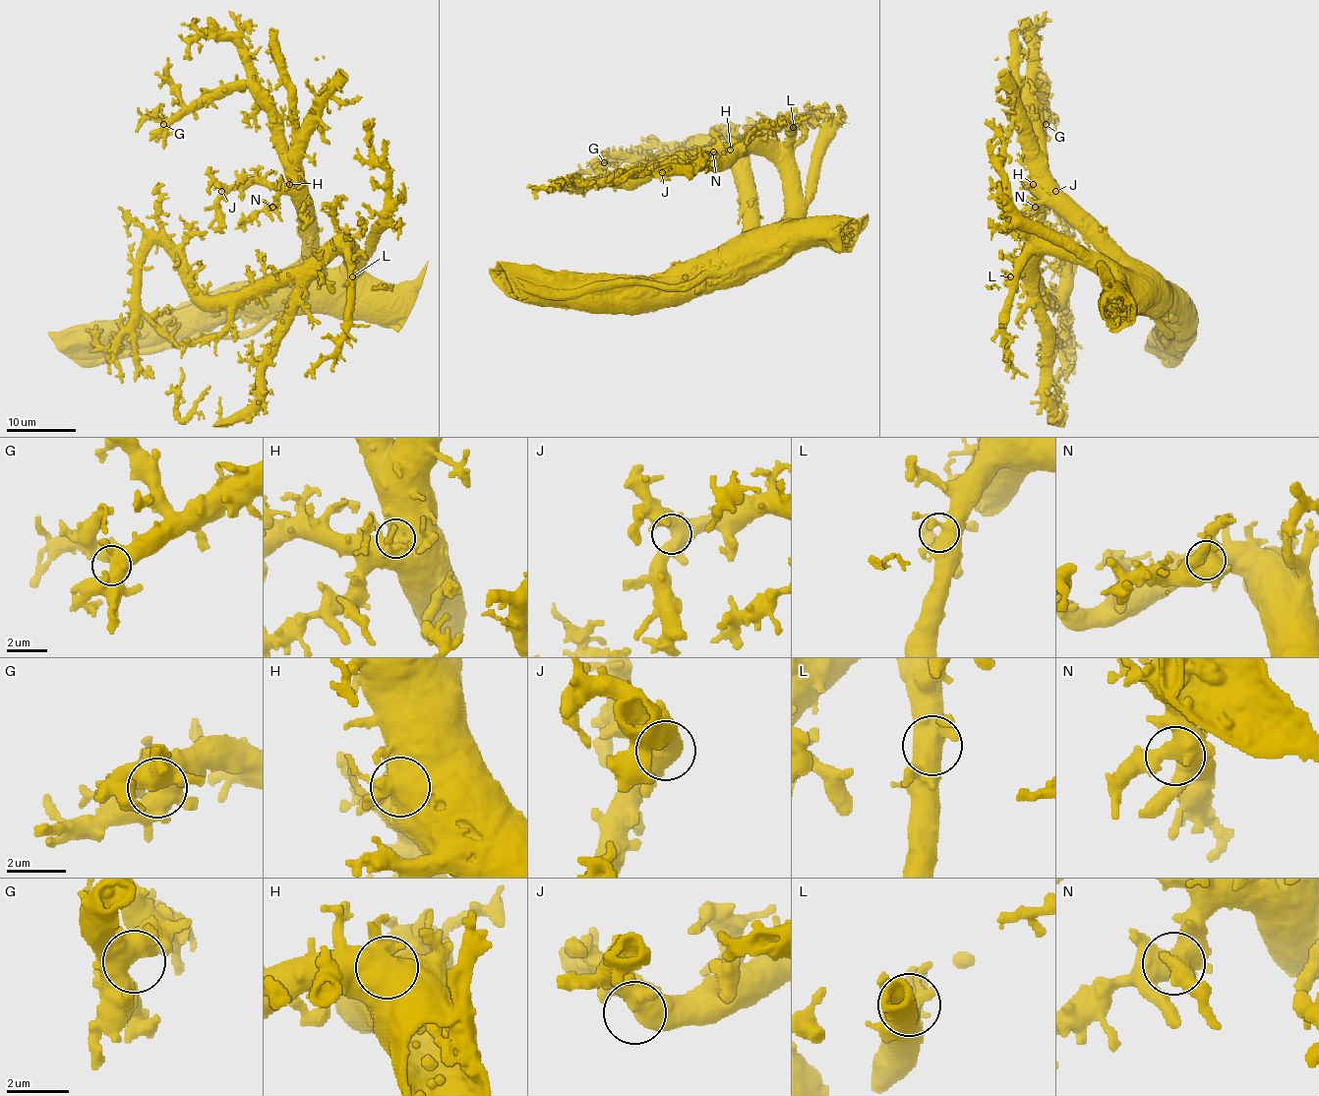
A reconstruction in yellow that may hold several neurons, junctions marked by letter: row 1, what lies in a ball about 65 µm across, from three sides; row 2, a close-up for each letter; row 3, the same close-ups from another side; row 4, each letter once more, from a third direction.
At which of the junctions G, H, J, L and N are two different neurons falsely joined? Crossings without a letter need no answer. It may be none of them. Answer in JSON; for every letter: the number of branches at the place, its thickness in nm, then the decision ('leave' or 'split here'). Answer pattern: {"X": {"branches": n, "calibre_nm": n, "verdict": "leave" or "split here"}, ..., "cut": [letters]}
{"G": {"branches": 4, "calibre_nm": 500, "verdict": "leave"}, "H": {"branches": 2, "calibre_nm": 700, "verdict": "leave"}, "J": {"branches": 2, "calibre_nm": 550, "verdict": "leave"}, "L": {"branches": 3, "calibre_nm": 460, "verdict": "leave"}, "N": {"branches": 4, "calibre_nm": 500, "verdict": "leave"}, "cut": []}

